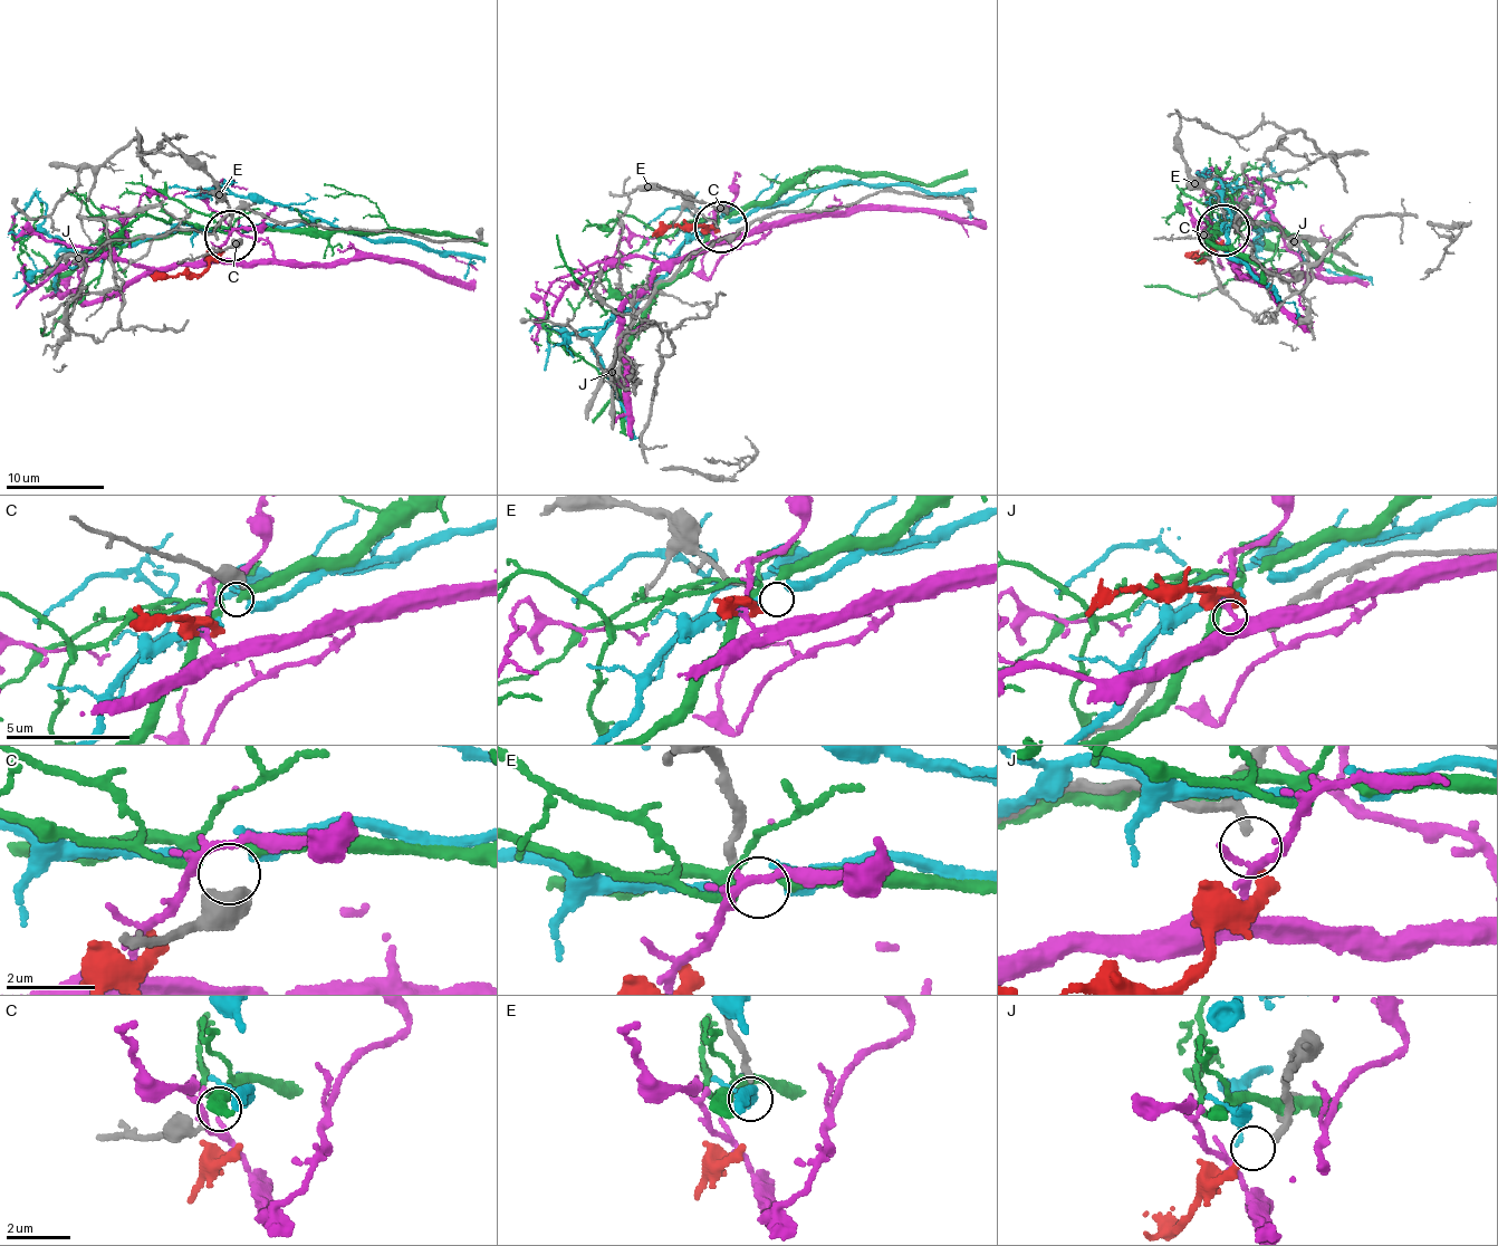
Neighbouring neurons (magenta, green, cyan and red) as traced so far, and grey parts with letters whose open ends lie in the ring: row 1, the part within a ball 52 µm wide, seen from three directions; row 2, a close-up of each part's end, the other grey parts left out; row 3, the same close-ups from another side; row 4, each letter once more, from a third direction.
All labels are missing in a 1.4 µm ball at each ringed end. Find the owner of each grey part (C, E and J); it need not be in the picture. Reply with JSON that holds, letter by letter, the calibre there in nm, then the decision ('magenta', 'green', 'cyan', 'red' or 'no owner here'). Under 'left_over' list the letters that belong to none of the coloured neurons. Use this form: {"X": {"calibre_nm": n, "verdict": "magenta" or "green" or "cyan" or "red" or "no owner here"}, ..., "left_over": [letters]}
{"C": {"calibre_nm": 420, "verdict": "cyan"}, "E": {"calibre_nm": 180, "verdict": "no owner here"}, "J": {"calibre_nm": 160, "verdict": "red"}, "left_over": ["E"]}

